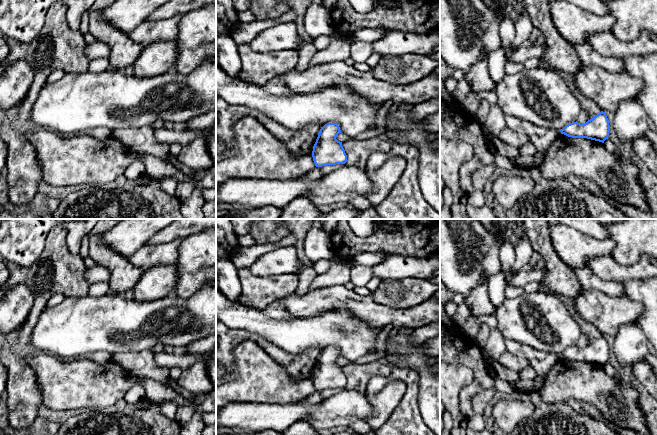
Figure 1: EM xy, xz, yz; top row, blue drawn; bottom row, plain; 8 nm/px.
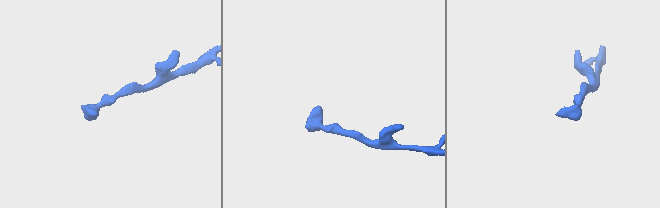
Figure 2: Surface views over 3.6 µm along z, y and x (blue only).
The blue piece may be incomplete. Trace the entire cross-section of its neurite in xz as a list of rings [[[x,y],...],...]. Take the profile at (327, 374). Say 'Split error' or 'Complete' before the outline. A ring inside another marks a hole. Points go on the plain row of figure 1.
Complete. [[[327,347],[321,351],[312,375],[316,391],[346,387],[347,379],[342,366],[336,363],[339,357],[341,354],[337,347]]]

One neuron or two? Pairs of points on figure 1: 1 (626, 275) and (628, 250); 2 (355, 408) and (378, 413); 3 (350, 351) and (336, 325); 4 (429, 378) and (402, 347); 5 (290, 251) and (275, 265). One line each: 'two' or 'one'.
1: two
2: two
3: one
4: one
5: one

